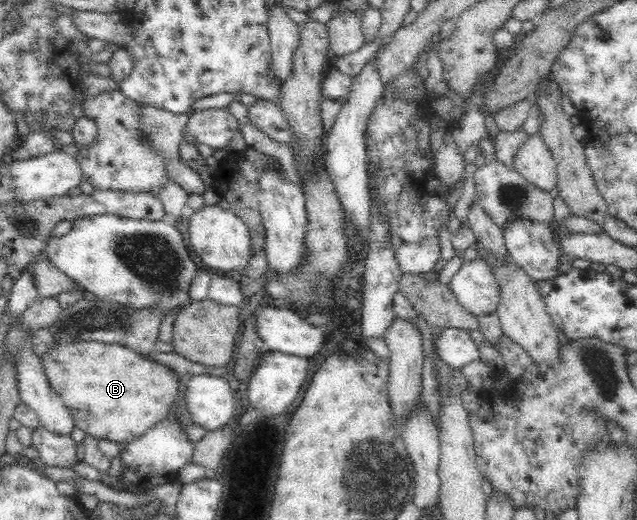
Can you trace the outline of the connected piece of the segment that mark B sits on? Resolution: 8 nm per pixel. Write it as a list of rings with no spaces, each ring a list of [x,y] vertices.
[[[92,340],[68,344],[55,342],[39,357],[48,382],[72,414],[76,428],[96,439],[104,438],[120,444],[131,441],[174,409],[178,375],[166,365],[124,346]]]

